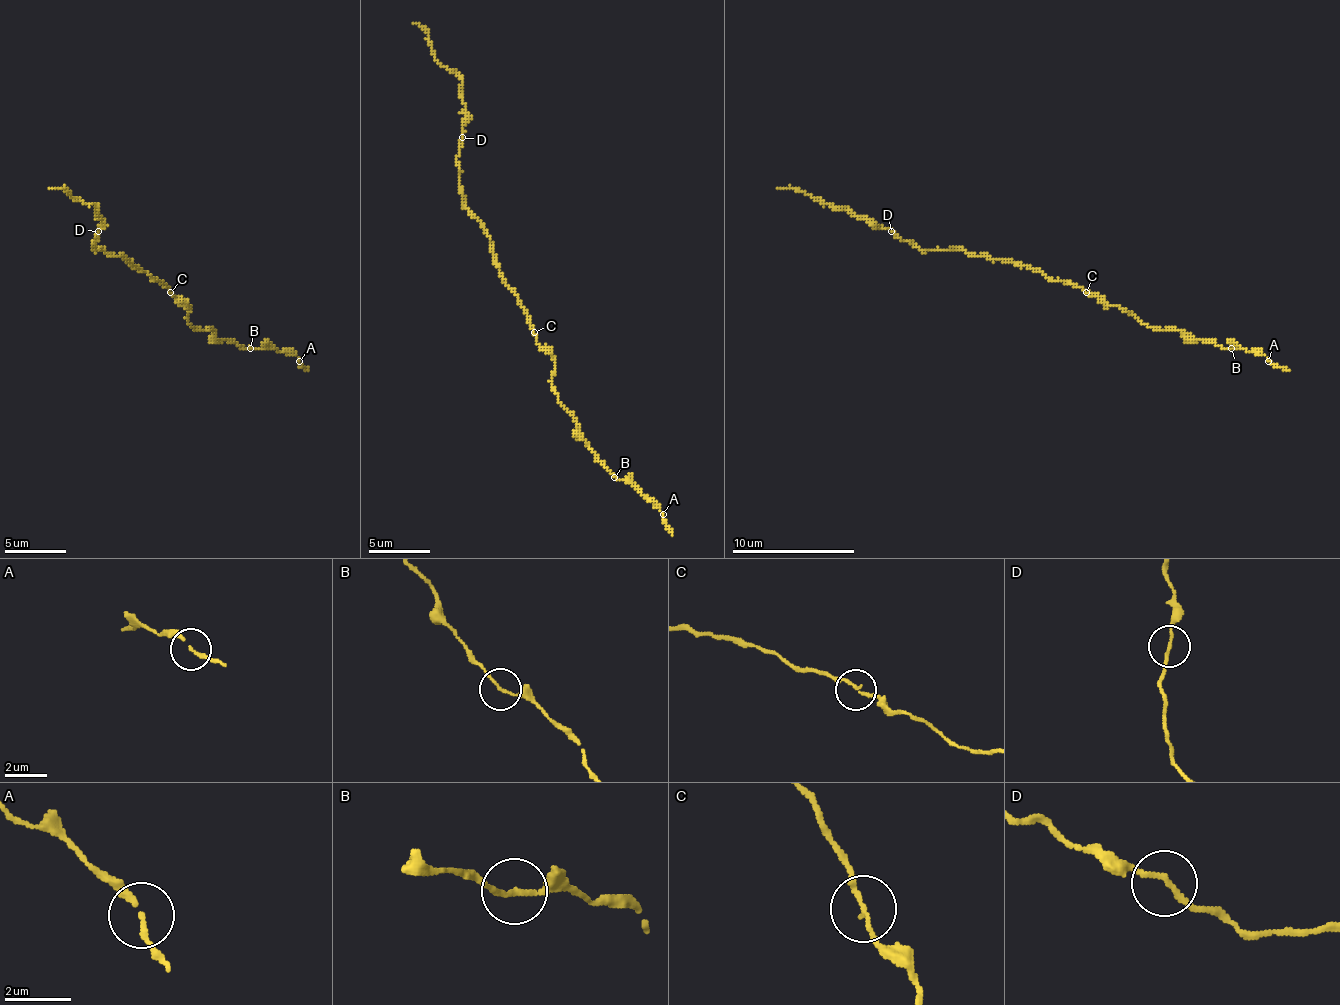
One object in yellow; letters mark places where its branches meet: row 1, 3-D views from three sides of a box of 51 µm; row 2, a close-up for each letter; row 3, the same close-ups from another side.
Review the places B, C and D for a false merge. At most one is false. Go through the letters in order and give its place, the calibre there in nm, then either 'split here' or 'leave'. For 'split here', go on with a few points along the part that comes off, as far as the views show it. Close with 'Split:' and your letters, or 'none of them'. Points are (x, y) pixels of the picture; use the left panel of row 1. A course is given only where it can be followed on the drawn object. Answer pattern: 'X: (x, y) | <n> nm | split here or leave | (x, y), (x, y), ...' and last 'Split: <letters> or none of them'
B: (250, 348) | 130 nm | leave
C: (170, 292) | 130 nm | leave
D: (98, 231) | 140 nm | leave
Split: none of them

